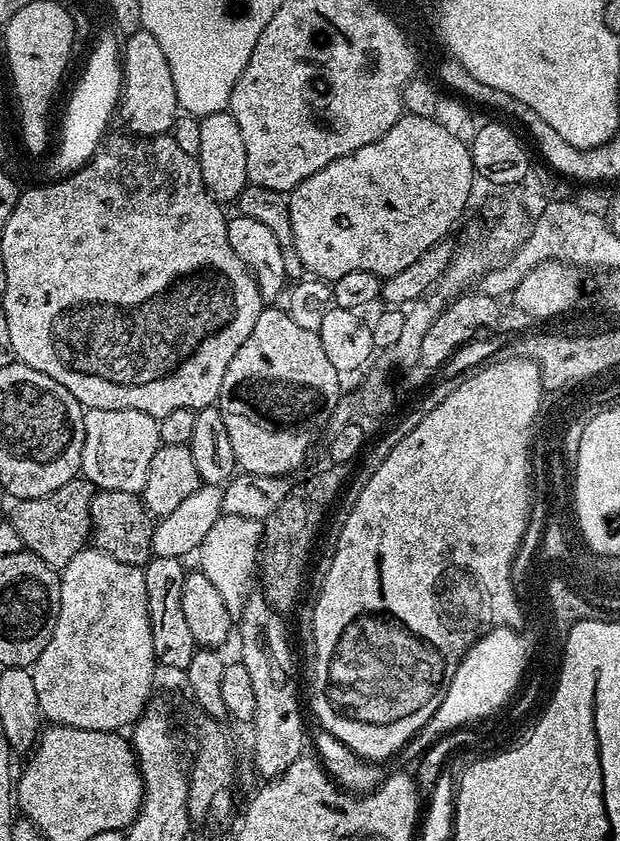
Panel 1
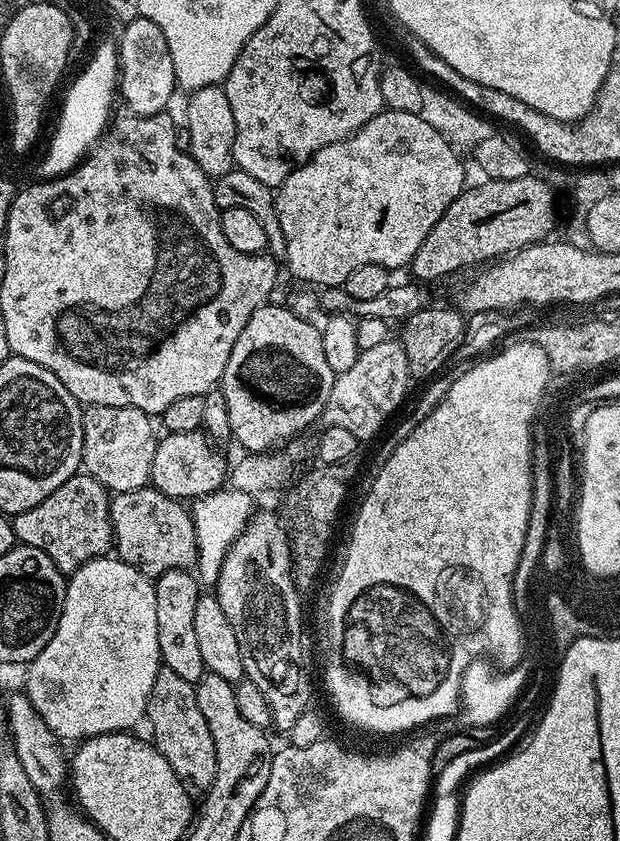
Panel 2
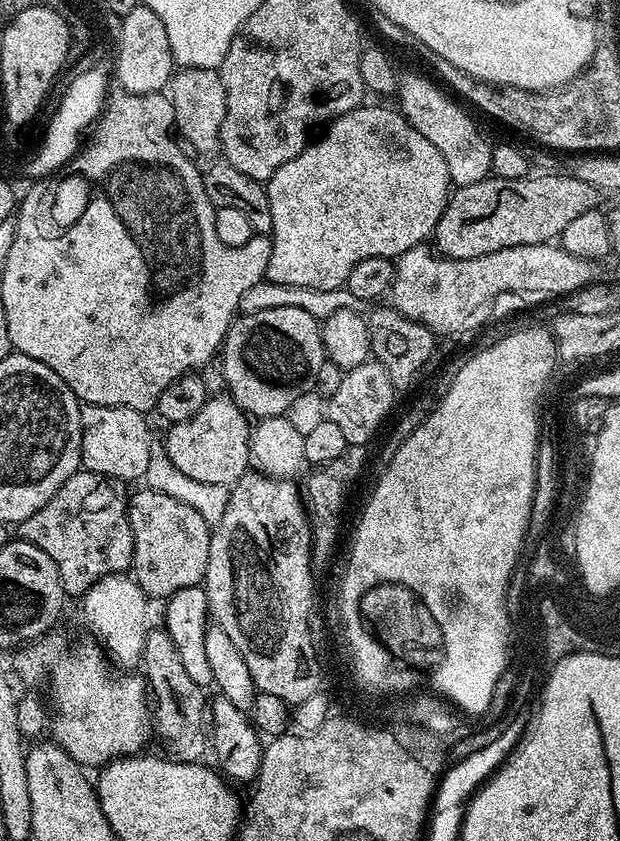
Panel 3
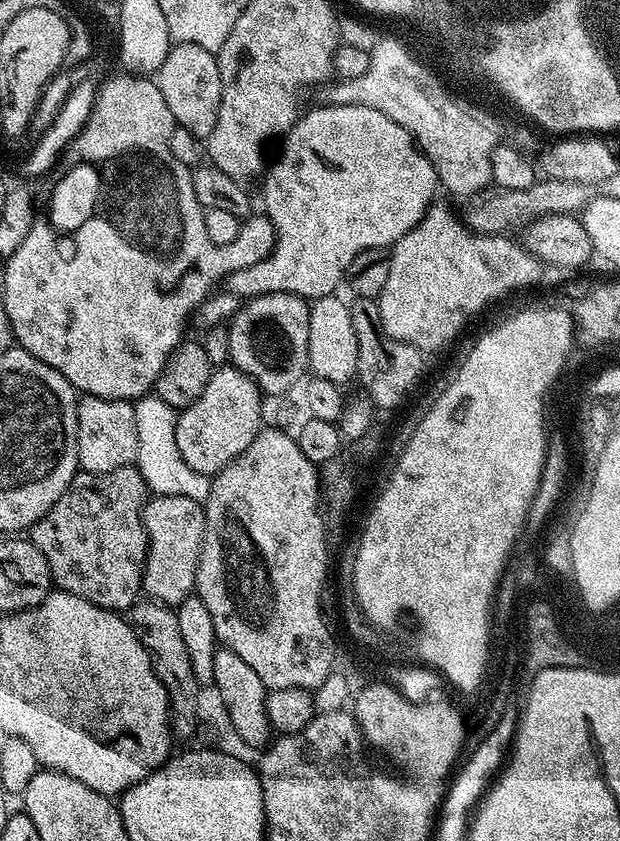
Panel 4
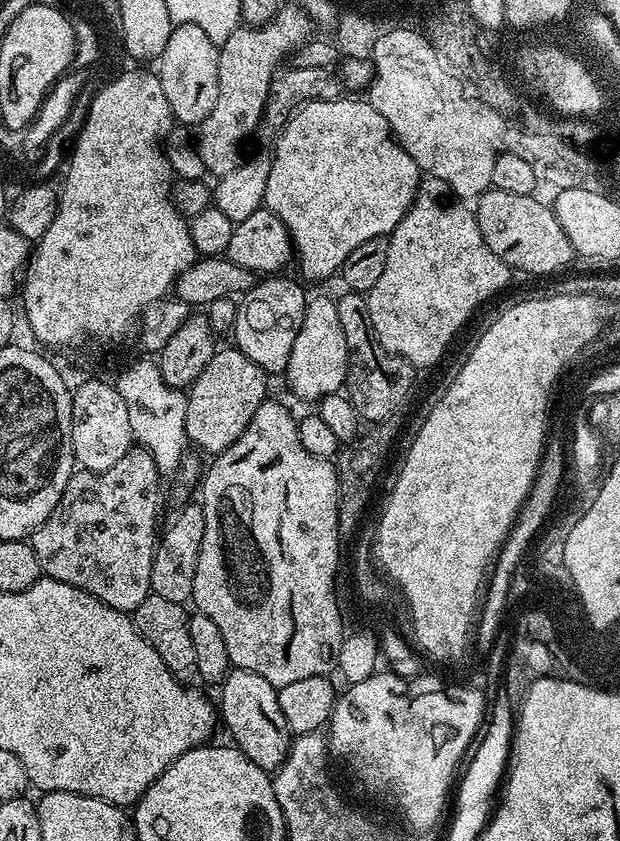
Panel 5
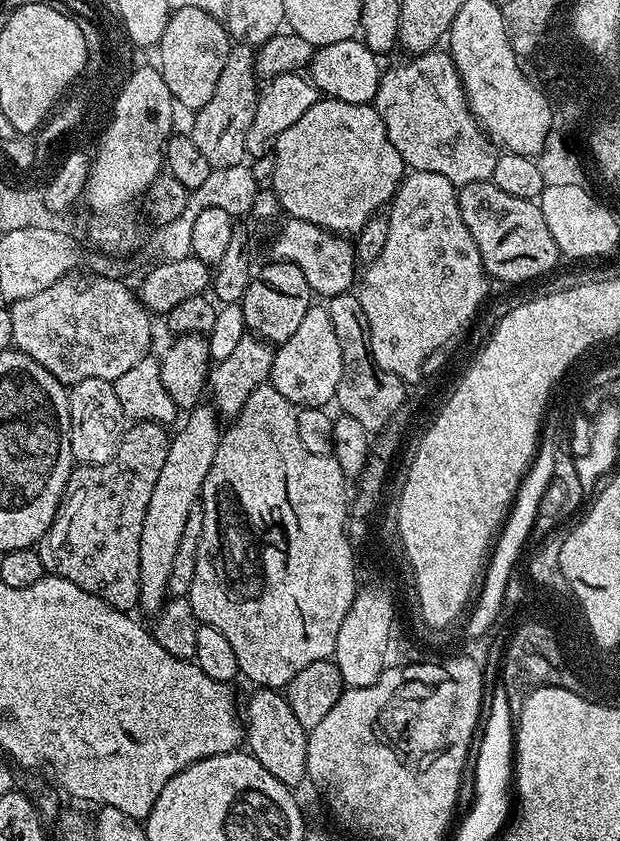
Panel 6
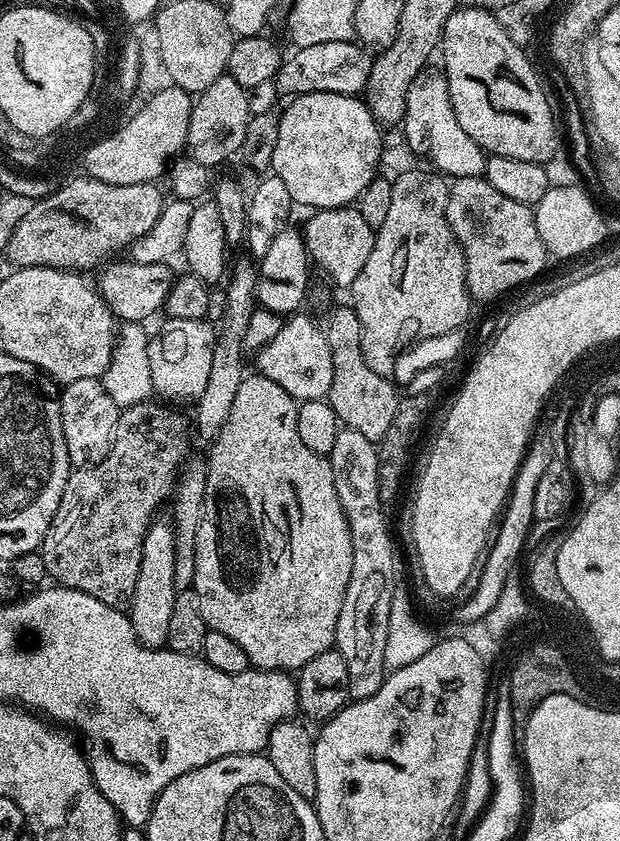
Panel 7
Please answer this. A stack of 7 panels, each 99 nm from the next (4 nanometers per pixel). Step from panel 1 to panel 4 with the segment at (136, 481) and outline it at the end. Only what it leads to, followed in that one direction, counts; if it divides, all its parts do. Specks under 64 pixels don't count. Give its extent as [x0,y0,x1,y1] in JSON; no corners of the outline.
[76,395,138,472]

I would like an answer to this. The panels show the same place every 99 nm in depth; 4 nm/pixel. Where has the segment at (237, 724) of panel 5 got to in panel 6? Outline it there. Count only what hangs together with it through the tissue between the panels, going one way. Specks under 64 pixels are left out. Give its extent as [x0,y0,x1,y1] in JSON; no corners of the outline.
[242,687,308,789]

